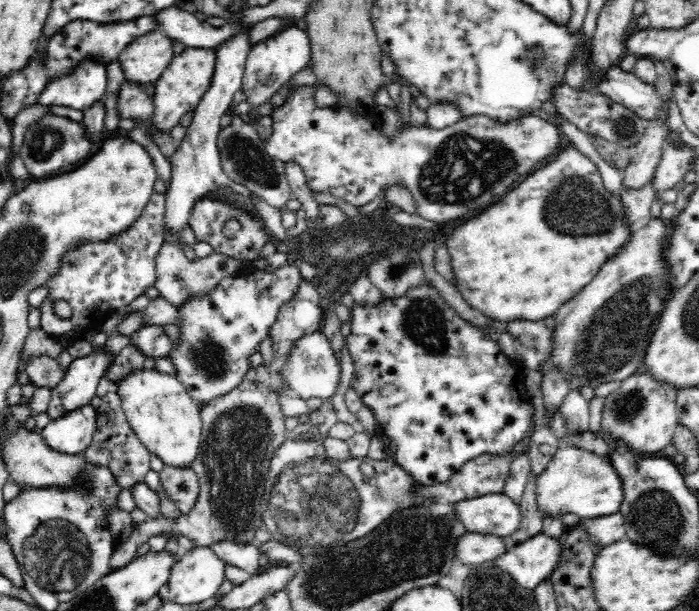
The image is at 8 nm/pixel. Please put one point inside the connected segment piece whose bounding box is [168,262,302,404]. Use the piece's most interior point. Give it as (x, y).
(219, 332)

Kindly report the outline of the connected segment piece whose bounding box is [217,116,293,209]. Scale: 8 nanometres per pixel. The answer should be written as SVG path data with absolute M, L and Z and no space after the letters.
M242 116L232 118L229 127L221 128L218 134L218 148L224 172L232 182L244 184L248 190L266 201L266 204L276 209L280 208L293 196L293 190L286 178L285 162L270 156L265 142L260 140L256 129L242 119Z

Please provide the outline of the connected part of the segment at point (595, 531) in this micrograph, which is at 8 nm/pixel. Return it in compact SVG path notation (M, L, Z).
M621 512L609 516L581 521L592 535L592 541L598 545L606 546L613 542L624 540L626 536L626 517Z

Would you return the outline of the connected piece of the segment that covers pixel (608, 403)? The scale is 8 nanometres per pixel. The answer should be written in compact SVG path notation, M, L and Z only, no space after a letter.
M645 370L620 381L620 388L604 398L601 432L609 437L618 437L626 445L645 455L660 455L671 444L678 428L677 389L668 382L659 382Z

